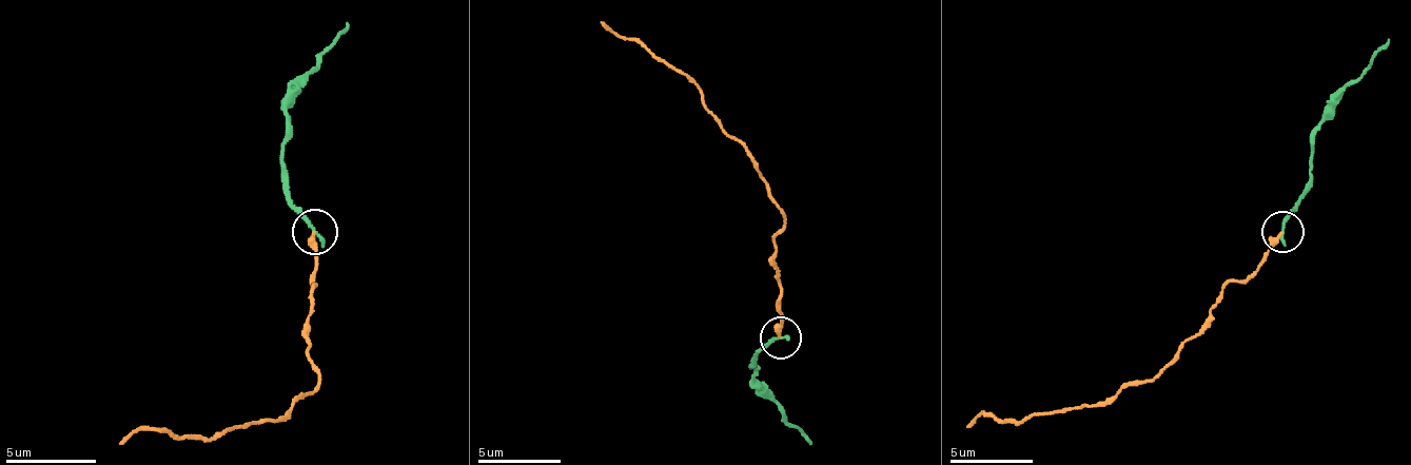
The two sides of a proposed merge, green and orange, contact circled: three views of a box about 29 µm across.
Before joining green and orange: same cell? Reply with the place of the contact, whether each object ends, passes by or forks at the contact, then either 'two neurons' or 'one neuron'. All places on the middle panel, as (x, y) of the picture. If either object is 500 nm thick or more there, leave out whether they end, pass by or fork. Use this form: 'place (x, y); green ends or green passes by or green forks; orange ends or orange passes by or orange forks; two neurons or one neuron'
place (780, 337); green ends; orange ends; two neurons

